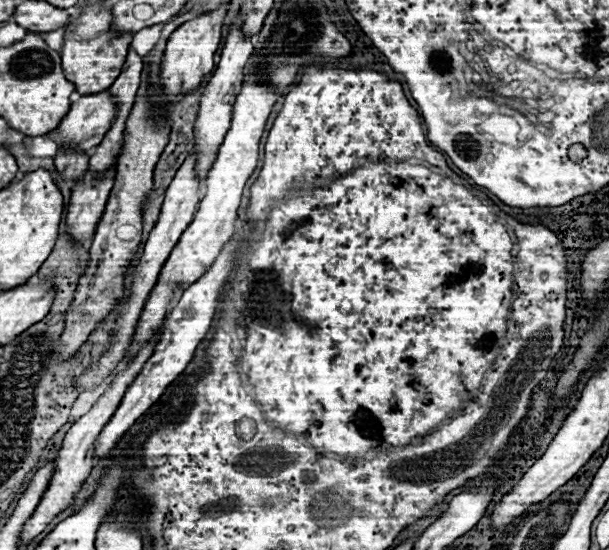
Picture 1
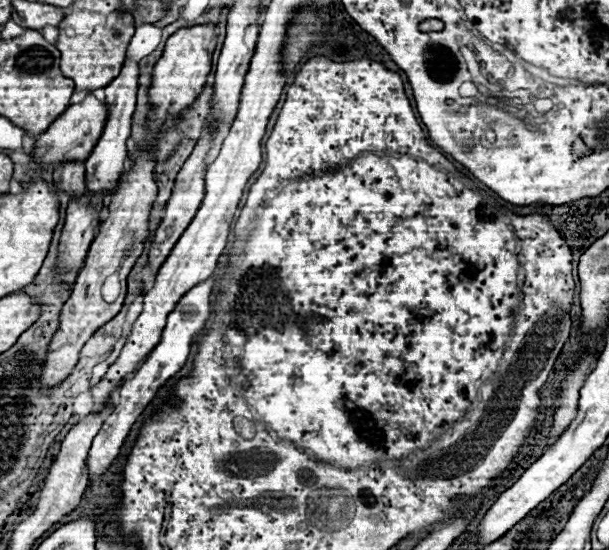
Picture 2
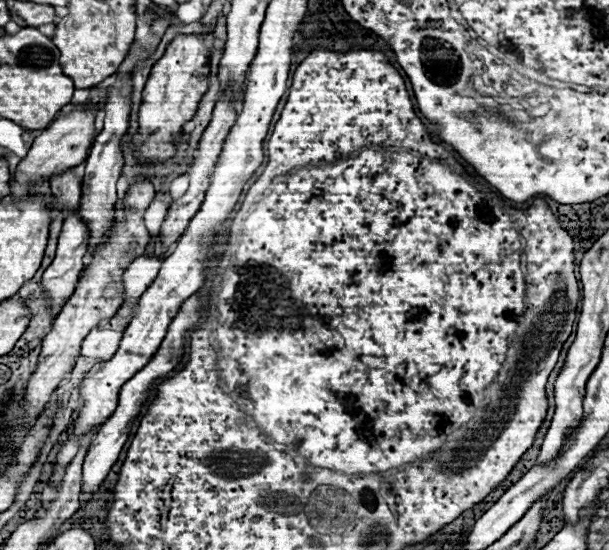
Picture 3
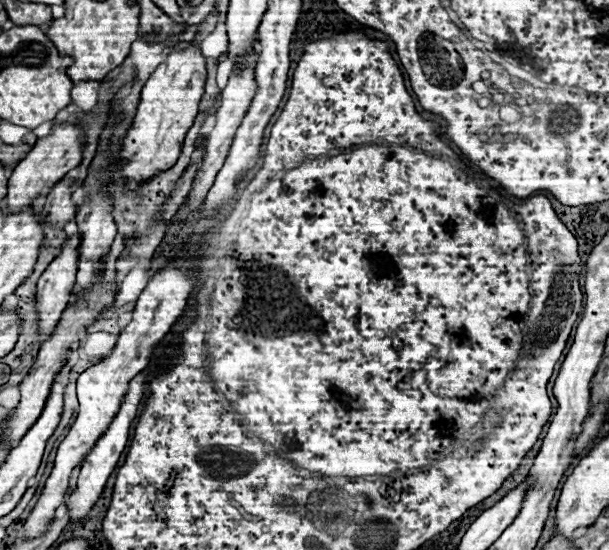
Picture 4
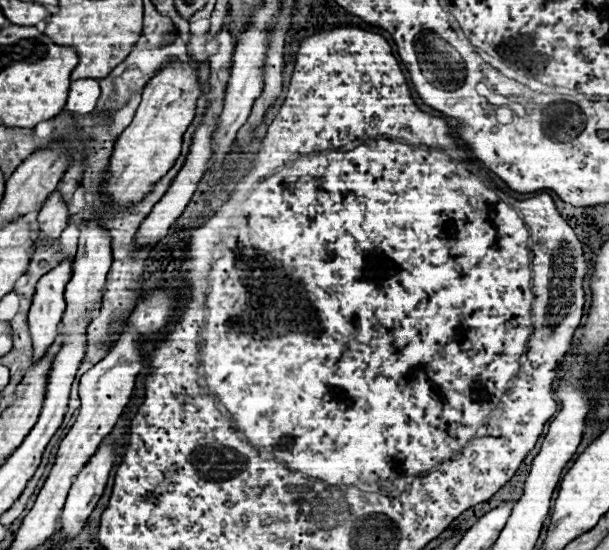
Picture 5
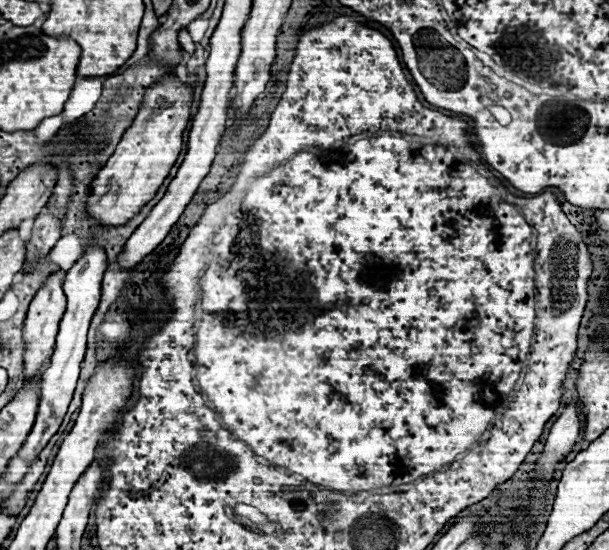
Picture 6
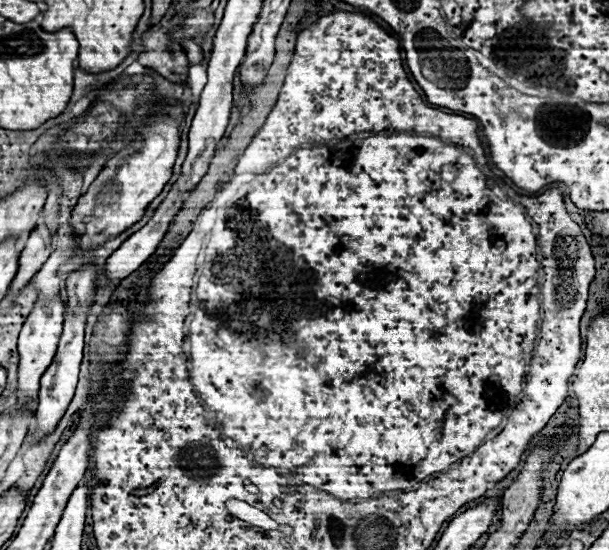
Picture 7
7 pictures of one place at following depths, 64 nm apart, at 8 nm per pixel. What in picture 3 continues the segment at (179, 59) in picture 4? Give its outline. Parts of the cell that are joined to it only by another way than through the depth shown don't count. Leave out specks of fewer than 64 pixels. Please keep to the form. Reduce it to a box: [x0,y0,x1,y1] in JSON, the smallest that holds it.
[134,34,210,164]

